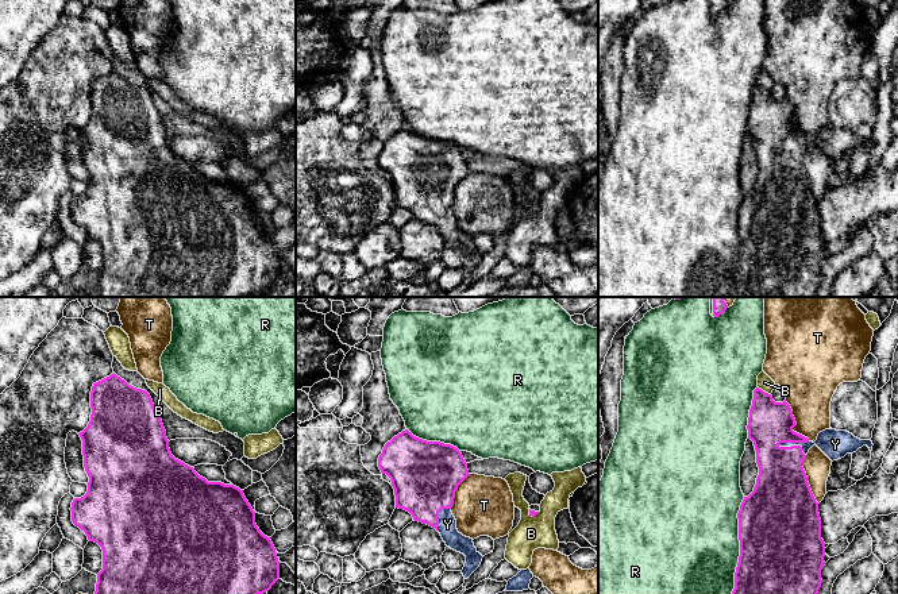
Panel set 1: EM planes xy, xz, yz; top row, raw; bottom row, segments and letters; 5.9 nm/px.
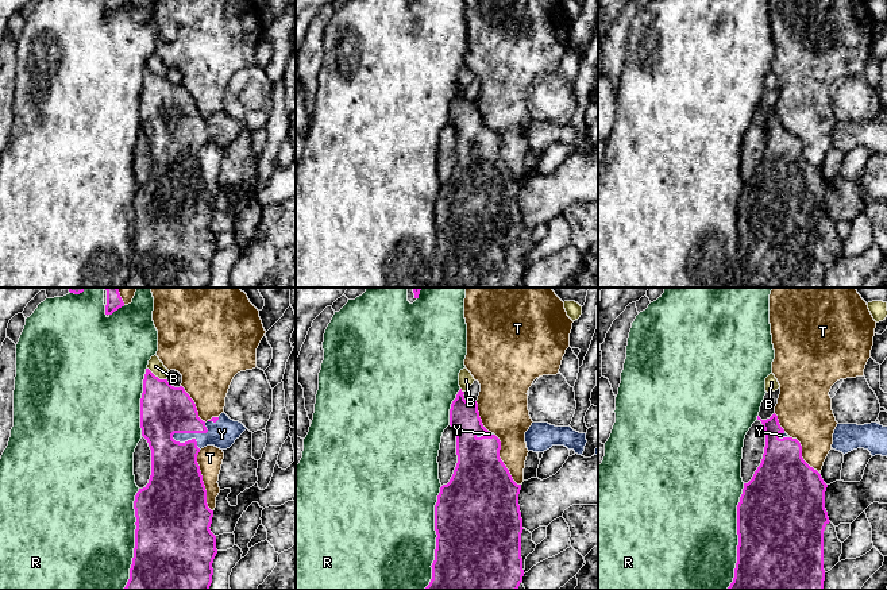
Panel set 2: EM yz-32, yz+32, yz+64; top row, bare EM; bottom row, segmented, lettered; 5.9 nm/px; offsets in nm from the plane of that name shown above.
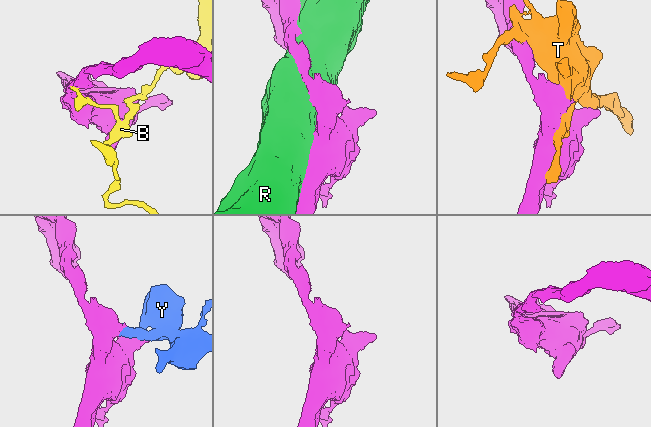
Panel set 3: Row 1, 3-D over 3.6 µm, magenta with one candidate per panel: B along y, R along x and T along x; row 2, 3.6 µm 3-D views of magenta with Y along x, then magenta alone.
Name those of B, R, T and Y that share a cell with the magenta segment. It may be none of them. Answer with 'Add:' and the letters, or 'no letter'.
Add: Y

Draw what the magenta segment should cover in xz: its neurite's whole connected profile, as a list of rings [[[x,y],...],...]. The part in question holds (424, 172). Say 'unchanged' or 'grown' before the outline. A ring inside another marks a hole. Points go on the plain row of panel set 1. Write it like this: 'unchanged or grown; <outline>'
grown; [[[405,127],[385,142],[378,165],[392,178],[396,205],[435,225],[447,244],[466,254],[462,271],[467,277],[483,254],[473,236],[458,230],[451,209],[458,184],[470,173],[460,148],[419,136]]]

